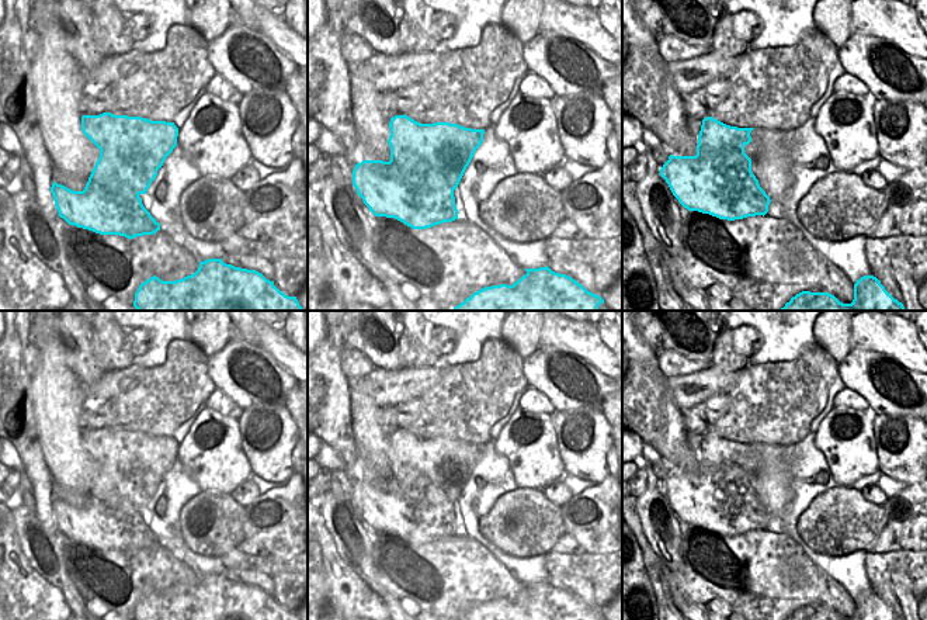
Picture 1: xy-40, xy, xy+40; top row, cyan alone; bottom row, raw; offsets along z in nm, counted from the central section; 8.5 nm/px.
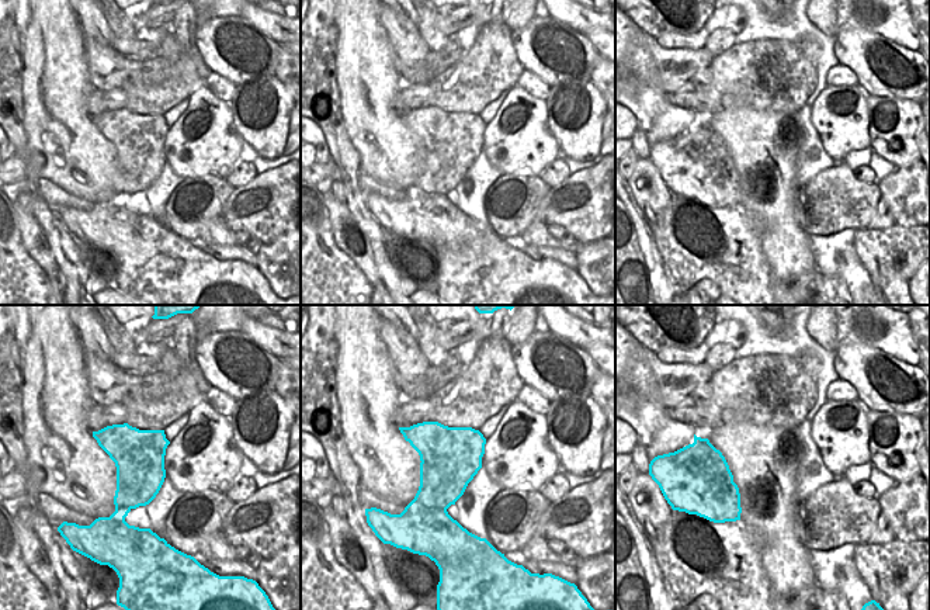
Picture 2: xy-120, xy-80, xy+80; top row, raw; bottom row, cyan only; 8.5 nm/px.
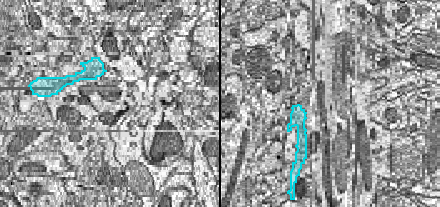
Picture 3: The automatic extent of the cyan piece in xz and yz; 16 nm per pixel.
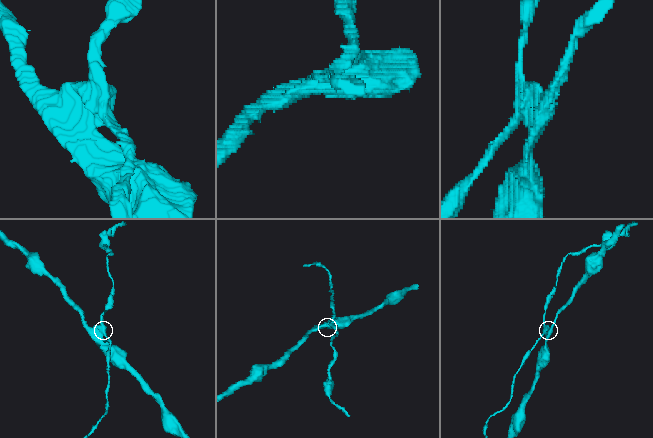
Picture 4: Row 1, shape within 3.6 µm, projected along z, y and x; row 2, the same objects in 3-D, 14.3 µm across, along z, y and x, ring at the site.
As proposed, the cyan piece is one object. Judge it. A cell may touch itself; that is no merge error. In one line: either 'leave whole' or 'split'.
split

